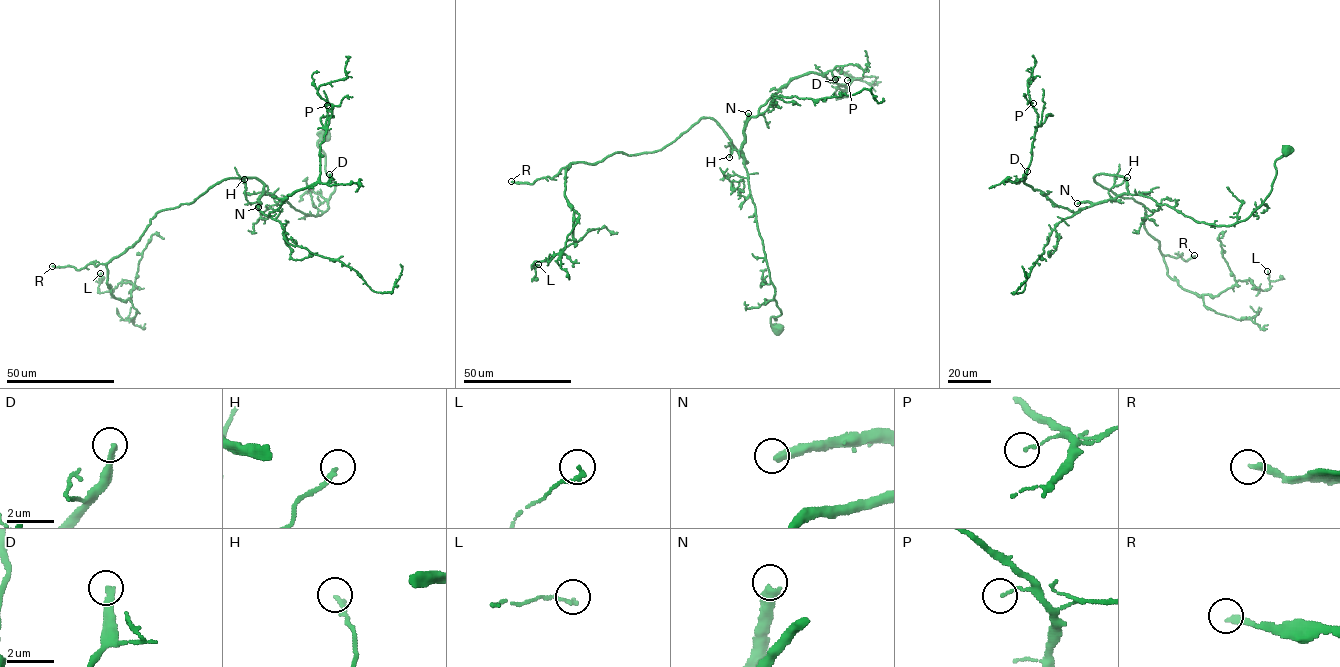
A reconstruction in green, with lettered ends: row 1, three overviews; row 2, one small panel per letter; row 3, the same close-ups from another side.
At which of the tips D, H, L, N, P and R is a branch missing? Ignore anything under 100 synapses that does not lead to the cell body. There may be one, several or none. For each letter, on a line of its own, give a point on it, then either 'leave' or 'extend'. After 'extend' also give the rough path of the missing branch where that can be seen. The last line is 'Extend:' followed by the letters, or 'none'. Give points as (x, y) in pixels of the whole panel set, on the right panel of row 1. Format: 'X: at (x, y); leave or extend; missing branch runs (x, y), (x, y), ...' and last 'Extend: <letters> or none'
D: at (1027, 171); extend; missing branch runs (1027, 171), (1033, 139), (1030, 125), (1037, 112), (1032, 93), (1035, 80), (1032, 66), (1039, 43), (1051, 40)
H: at (1127, 177); leave
L: at (1267, 271); leave
N: at (1077, 203); extend; missing branch runs (1077, 203), (1054, 213), (1035, 231), (993, 229), (969, 216), (980, 199), (1041, 189), (1034, 182)
P: at (1033, 103); leave
R: at (1194, 255); extend; missing branch runs (1194, 255), (1190, 275), (1208, 303), (1249, 302), (1264, 283), (1285, 294), (1294, 294), (1287, 290)
Extend: D, N, R

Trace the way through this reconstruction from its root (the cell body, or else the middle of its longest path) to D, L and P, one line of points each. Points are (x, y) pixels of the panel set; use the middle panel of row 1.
D: (777, 329), (770, 319), (781, 313), (750, 194), (741, 150), (744, 129), (794, 78), (831, 71), (835, 79)
L: (777, 329), (747, 162), (709, 118), (658, 150), (570, 164), (564, 196), (574, 242), (531, 265), (538, 264)
P: (777, 329), (770, 319), (781, 313), (750, 194), (744, 128), (794, 78), (815, 72), (847, 87), (847, 80)

